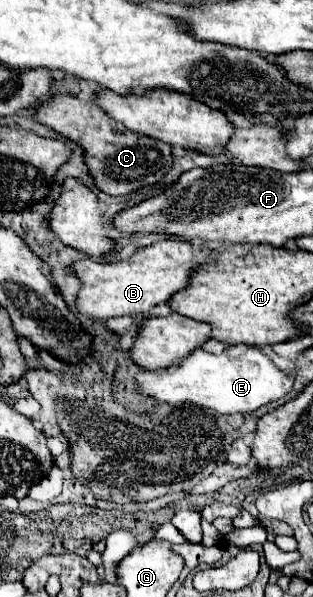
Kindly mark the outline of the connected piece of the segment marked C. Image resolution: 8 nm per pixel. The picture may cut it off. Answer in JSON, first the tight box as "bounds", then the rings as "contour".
{"bounds":[34,94,174,196],"contour":[[[56,94],[42,102],[34,112],[34,118],[84,150],[84,164],[94,180],[94,186],[110,196],[130,194],[142,186],[156,184],[164,178],[174,160],[168,144],[126,130],[120,122],[108,118],[104,110],[98,110],[94,102],[80,102],[70,94]]]}

